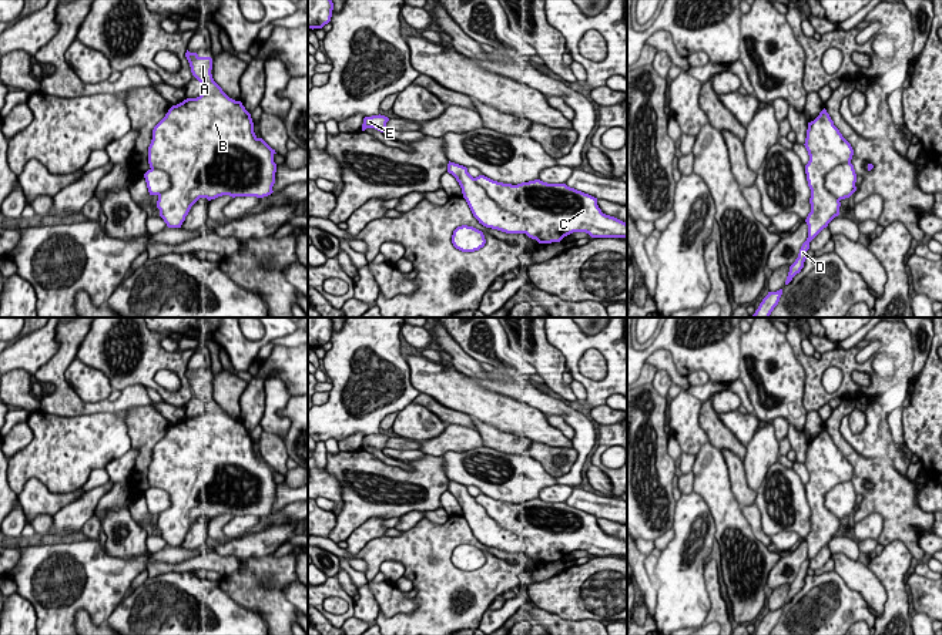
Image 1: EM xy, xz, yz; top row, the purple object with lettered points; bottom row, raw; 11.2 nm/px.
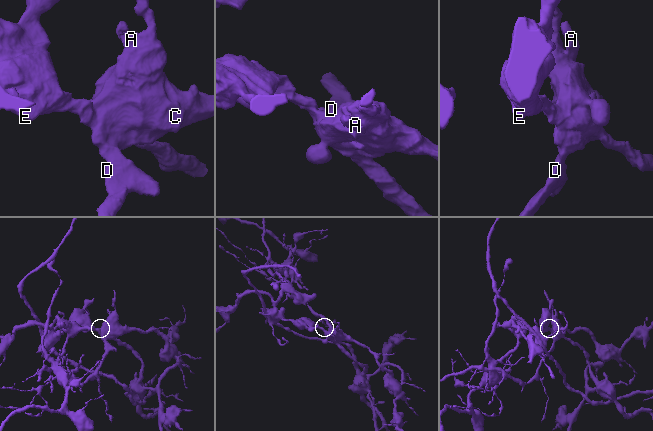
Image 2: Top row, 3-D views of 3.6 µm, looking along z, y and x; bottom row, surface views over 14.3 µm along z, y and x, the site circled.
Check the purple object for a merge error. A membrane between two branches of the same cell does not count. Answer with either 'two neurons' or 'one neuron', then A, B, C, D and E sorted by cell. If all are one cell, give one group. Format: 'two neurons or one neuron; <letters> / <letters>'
two neurons; A B C D / E

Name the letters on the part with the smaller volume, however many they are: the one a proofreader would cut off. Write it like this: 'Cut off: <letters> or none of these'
Cut off: A, B, C, D

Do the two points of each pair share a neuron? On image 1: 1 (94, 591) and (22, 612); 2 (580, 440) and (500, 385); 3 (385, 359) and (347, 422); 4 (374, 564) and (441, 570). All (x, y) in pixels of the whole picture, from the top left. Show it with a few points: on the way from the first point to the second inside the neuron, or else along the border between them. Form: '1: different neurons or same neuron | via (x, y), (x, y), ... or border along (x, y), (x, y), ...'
1: different neurons | border along (17, 592), (32, 604), (37, 620)
2: same neuron | via (572, 417), (565, 410), (546, 405), (523, 392)
3: same neuron | via (369, 375), (364, 392), (349, 406)
4: same neuron | via (391, 554), (409, 554), (423, 568)

